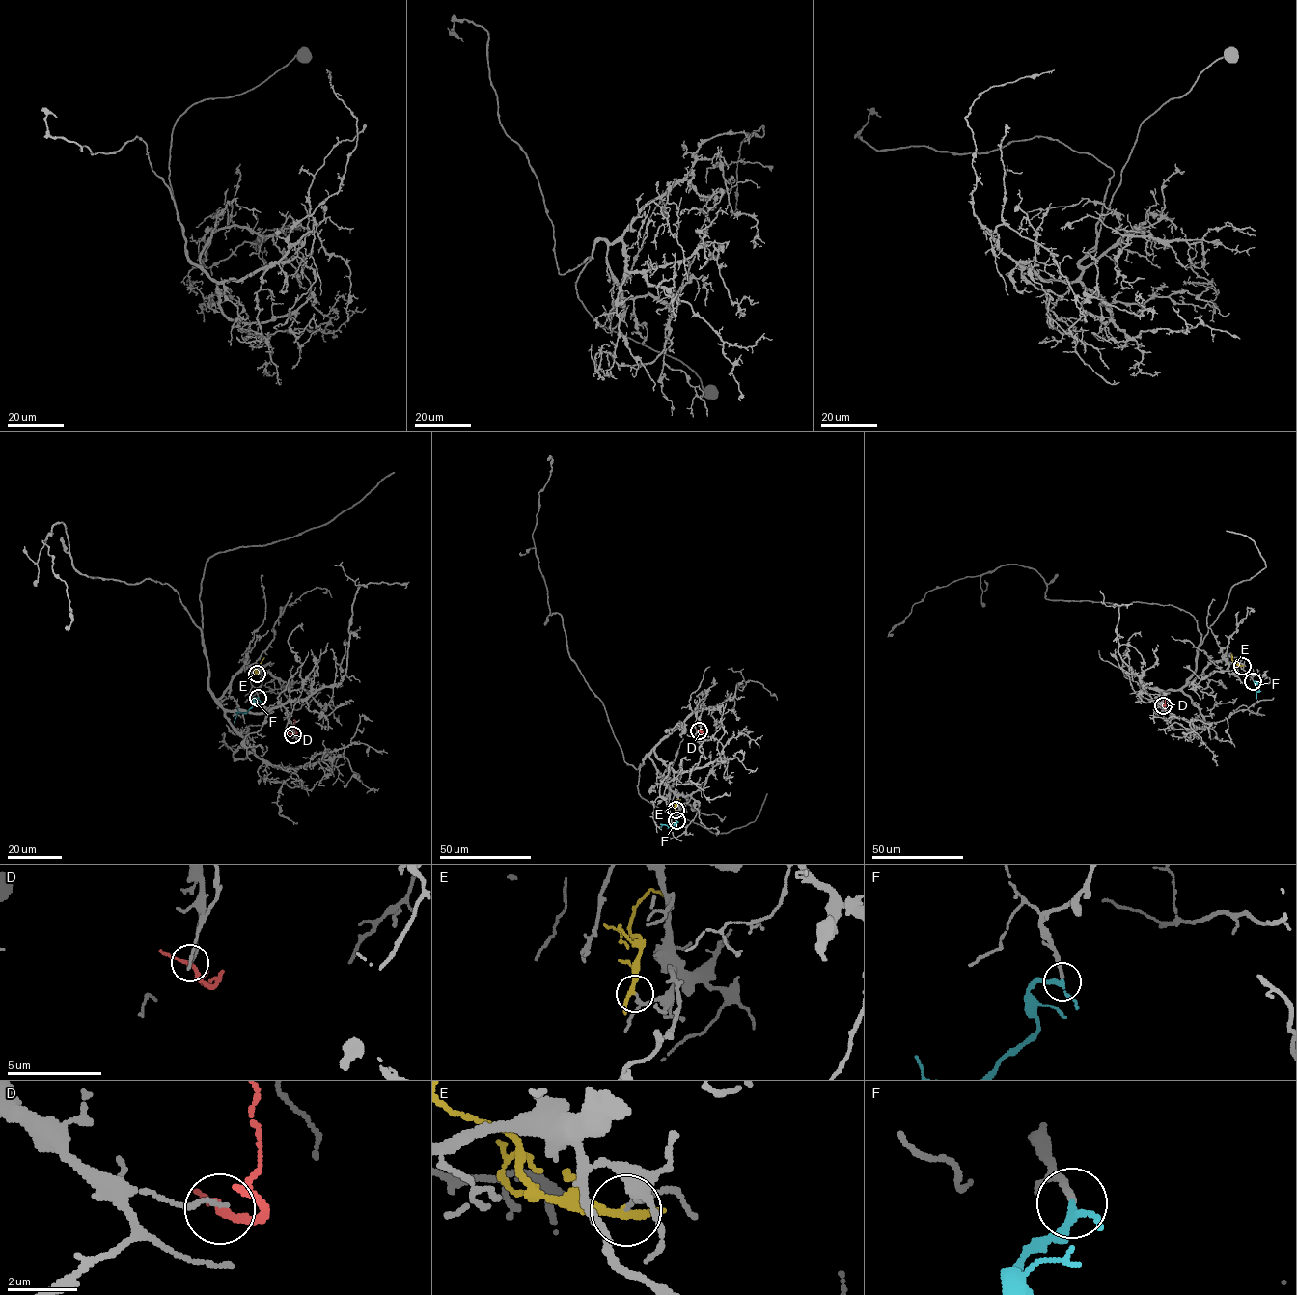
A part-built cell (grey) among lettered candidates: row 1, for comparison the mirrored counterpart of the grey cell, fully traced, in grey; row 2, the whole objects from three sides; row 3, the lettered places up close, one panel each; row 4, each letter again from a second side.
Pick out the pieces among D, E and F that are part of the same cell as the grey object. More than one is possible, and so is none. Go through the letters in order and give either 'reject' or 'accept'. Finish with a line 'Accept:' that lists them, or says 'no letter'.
D: reject
E: reject
F: accept
Accept: F

